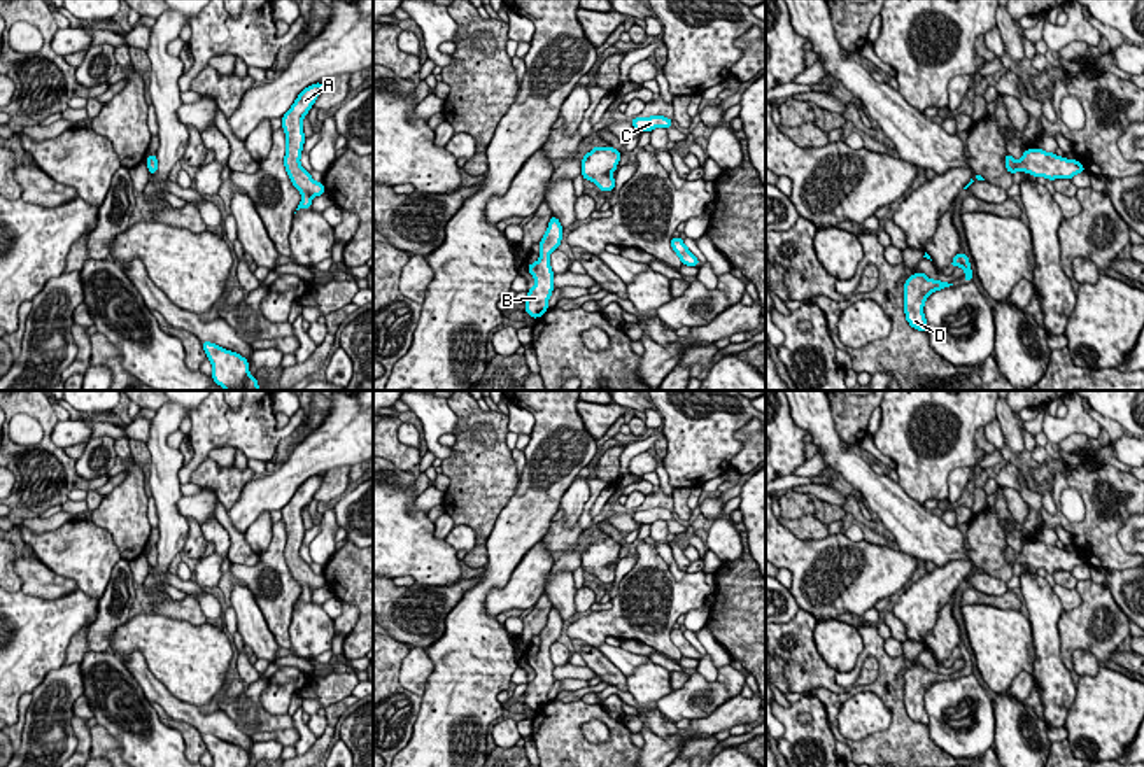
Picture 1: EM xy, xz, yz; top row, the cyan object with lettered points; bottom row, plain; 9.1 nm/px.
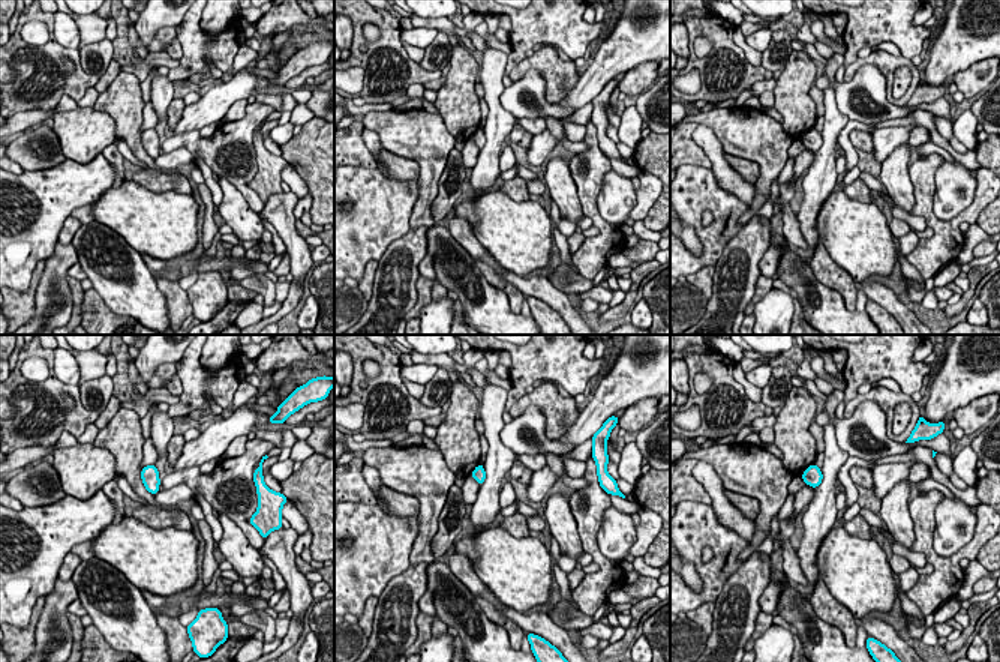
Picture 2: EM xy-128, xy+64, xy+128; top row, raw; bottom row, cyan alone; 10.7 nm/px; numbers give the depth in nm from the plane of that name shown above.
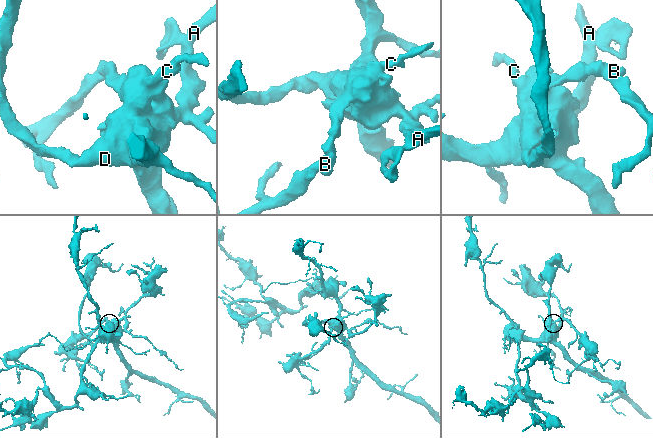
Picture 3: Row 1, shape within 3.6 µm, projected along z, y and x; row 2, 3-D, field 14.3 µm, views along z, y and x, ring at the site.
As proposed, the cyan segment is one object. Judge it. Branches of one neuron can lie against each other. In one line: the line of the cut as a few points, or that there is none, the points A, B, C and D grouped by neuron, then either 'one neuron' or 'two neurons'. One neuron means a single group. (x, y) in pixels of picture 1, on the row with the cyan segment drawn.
no cut | A B C D | one neuron

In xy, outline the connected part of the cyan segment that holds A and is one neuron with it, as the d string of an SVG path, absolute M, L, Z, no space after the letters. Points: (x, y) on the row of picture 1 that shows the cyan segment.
M315 82L305 88L298 95L291 109L280 117L282 130L286 131L284 166L291 179L291 184L301 193L301 201L296 212L300 208L312 208L312 198L326 194L324 184L315 182L310 172L307 172L300 163L303 144L305 144L303 117L314 107L314 102L322 91L322 86L324 82Z

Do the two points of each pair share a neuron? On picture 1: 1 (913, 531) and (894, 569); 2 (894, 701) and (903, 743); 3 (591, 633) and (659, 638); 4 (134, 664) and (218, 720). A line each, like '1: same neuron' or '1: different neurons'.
1: different neurons
2: same neuron
3: same neuron
4: same neuron

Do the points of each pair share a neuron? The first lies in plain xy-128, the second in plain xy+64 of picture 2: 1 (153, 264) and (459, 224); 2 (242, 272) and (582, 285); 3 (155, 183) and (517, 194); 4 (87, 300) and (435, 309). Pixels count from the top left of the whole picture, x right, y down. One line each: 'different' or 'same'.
1: same
2: different
3: same
4: different

